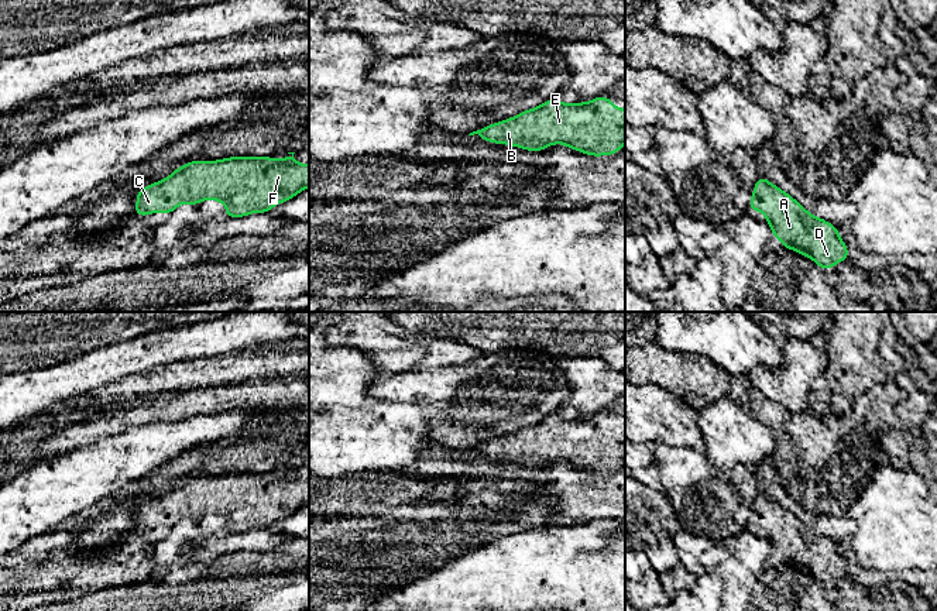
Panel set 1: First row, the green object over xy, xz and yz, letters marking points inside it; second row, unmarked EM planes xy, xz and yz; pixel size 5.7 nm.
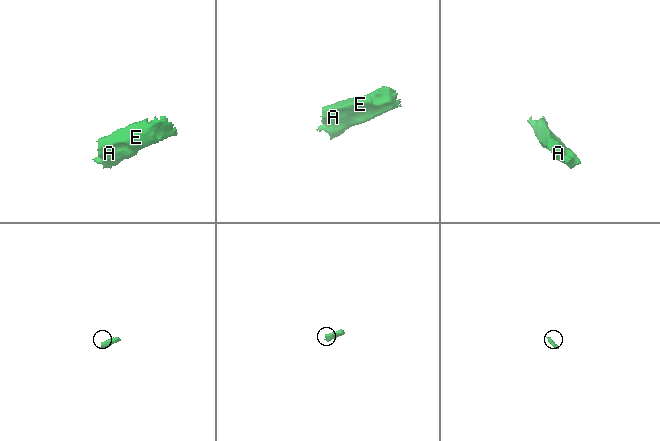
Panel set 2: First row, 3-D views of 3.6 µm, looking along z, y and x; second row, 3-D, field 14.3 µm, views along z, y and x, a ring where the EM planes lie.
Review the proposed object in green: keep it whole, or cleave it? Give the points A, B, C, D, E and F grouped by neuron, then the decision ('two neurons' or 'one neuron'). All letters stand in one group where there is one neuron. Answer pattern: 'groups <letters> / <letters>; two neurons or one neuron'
groups A B C D E F; one neuron

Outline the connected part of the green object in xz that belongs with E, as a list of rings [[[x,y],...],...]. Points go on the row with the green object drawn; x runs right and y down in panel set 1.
[[[604,96],[581,103],[563,103],[553,97],[468,135],[474,134],[491,144],[526,151],[562,144],[593,157],[612,155],[625,144],[625,109],[615,107]]]

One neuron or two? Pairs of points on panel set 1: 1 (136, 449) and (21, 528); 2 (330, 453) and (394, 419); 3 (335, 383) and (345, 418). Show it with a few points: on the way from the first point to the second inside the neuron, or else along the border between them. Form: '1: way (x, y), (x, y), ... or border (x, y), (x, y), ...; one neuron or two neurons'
1: way (107, 466), (64, 486), (50, 500); one neuron
2: way (346, 442), (374, 439), (378, 435); one neuron
3: border (373, 401), (364, 407), (323, 407); two neurons

